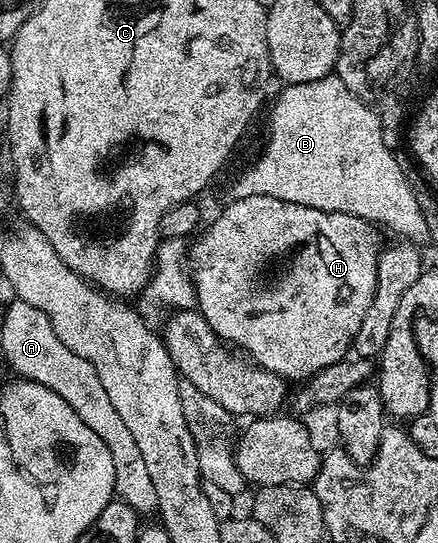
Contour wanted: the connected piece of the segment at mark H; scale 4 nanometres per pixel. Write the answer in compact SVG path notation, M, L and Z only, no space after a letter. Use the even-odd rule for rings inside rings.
M253 193L230 202L210 223L209 230L207 225L192 242L187 253L197 292L196 308L209 326L222 341L232 343L238 350L246 349L241 351L261 368L286 379L308 379L323 367L346 360L359 323L363 323L363 315L367 315L375 295L379 244L374 226L355 215L319 211L271 199L271 195Z

